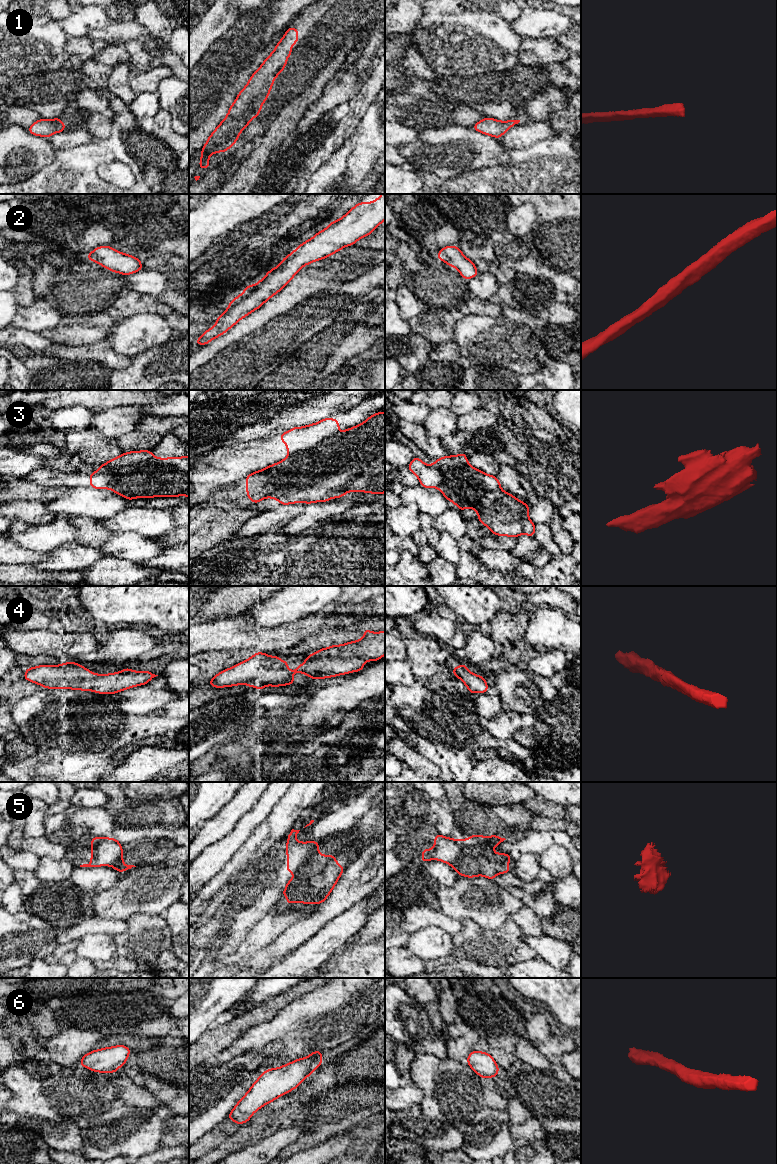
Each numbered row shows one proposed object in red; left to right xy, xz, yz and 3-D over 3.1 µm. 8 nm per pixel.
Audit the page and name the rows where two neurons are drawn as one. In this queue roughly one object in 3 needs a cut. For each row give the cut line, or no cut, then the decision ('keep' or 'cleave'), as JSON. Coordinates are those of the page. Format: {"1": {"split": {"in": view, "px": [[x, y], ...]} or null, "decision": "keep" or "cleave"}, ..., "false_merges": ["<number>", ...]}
{"1": {"split": null, "decision": "keep"}, "2": {"split": null, "decision": "keep"}, "3": {"split": null, "decision": "keep"}, "4": {"split": null, "decision": "keep"}, "5": {"split": {"in": "xz", "px": [[318, 844], [295, 873]]}, "decision": "cleave"}, "6": {"split": null, "decision": "keep"}, "false_merges": ["5"]}

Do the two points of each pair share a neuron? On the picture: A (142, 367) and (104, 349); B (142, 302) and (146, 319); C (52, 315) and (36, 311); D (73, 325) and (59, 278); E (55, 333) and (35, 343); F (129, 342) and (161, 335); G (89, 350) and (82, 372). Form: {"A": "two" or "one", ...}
{"A": "two", "B": "two", "C": "one", "D": "two", "E": "two", "F": "one", "G": "two"}

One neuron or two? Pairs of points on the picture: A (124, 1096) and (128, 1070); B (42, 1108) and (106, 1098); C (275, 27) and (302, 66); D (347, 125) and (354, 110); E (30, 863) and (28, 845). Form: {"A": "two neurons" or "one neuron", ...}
{"A": "two neurons", "B": "one neuron", "C": "two neurons", "D": "one neuron", "E": "two neurons"}

